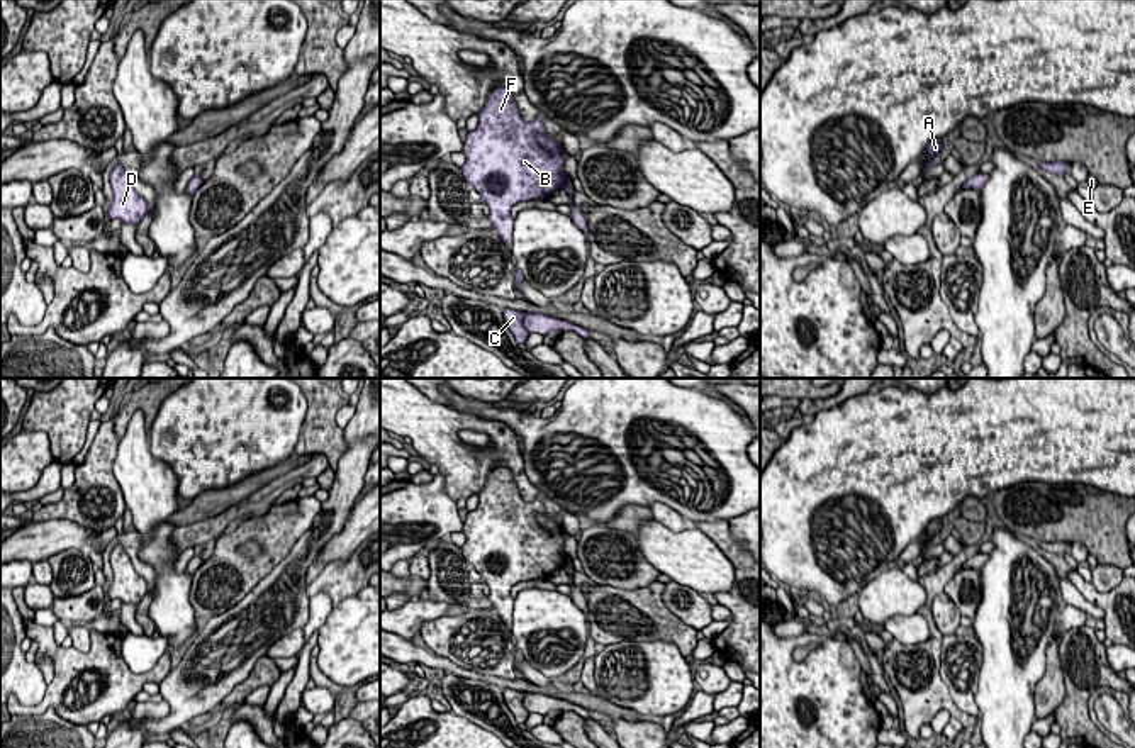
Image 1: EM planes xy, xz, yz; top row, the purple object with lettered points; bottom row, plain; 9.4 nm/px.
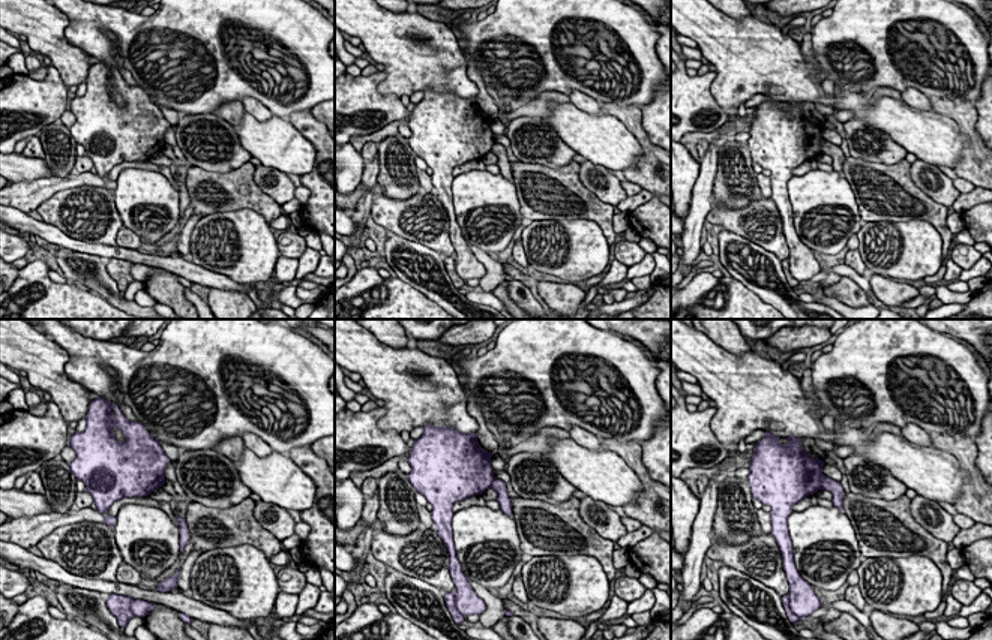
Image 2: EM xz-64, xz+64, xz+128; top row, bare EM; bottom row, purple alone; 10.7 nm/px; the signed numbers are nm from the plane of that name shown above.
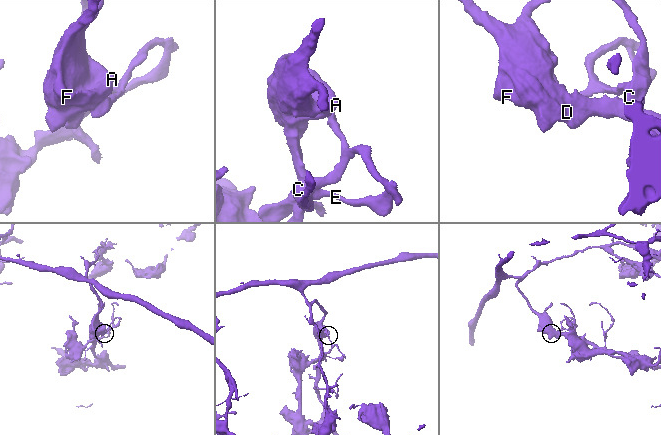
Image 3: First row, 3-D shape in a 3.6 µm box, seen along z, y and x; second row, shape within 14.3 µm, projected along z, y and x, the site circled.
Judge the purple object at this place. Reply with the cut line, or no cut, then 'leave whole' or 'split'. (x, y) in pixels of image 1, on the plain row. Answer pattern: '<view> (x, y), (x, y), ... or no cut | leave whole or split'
xz (521, 692), (528, 713) | split

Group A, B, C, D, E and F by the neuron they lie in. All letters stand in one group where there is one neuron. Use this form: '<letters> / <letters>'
A B D E F / C

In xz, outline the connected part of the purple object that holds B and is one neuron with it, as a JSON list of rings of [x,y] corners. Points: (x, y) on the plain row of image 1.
[[[497,466],[490,472],[485,487],[478,494],[478,507],[468,511],[463,521],[465,544],[461,553],[489,585],[489,599],[502,622],[512,629],[511,589],[526,580],[546,578],[553,570],[563,568],[573,577],[573,565],[563,551],[567,531],[563,524],[546,516],[541,497],[526,502],[509,468]]]

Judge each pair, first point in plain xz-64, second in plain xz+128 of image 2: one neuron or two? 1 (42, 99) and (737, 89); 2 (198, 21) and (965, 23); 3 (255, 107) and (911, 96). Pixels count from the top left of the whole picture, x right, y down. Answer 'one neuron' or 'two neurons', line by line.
1: two neurons
2: one neuron
3: one neuron

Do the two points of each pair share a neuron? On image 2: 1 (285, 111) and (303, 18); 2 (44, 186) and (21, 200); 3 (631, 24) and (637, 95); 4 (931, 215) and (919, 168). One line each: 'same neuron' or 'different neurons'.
1: same neuron
2: same neuron
3: same neuron
4: different neurons

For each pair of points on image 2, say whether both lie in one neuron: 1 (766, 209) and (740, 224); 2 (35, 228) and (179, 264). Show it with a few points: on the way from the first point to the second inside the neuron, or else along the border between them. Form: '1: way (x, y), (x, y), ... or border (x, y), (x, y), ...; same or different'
1: way (760, 215), (752, 222), (746, 222); same
2: way (71, 243), (143, 258); same

